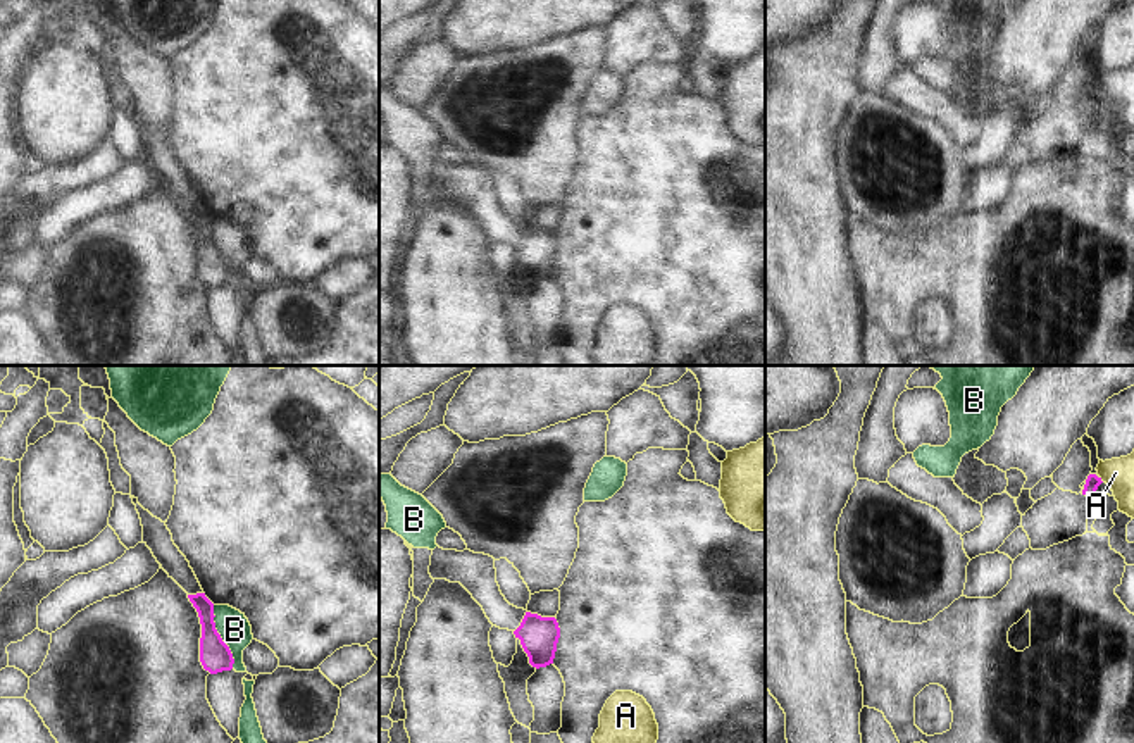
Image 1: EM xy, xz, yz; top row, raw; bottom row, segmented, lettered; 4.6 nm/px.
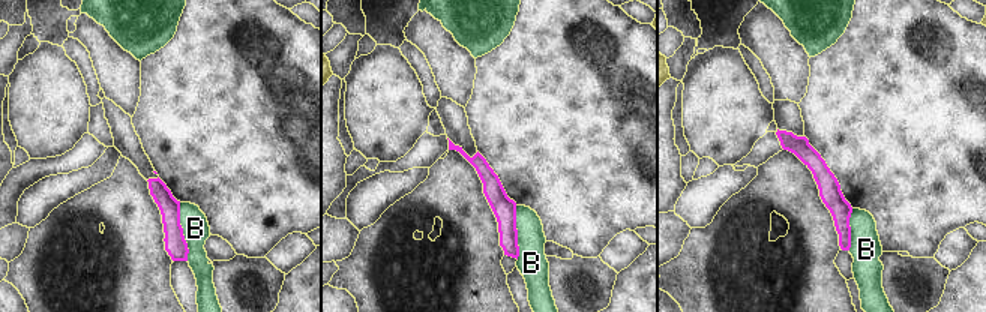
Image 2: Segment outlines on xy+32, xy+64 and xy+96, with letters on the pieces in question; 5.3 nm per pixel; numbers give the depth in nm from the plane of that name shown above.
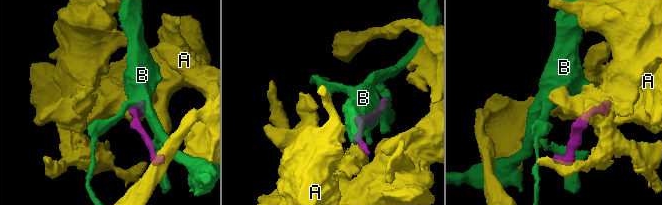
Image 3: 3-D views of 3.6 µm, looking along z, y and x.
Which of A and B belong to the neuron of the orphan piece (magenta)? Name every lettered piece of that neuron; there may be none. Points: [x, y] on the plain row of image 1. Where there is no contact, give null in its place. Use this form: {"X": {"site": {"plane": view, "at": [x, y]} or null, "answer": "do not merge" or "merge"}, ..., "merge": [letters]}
{"A": {"site": {"plane": "yz", "at": [1100, 93]}, "answer": "do not merge"}, "B": {"site": {"plane": "xy", "at": [219, 250]}, "answer": "do not merge"}, "merge": []}

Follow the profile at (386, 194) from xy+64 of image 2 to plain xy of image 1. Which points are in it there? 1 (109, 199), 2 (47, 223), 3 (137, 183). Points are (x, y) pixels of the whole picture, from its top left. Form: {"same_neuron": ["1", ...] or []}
{"same_neuron": ["1", "2", "3"]}

